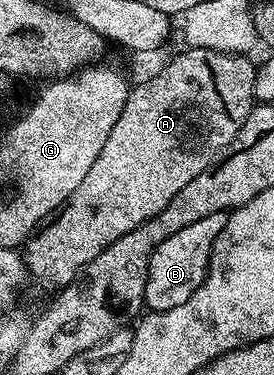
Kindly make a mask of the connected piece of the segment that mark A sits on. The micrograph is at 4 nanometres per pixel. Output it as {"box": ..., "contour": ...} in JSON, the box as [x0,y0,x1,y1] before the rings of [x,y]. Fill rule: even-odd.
{"box":[23,47,257,289],"contour":[[[195,47],[184,50],[179,52],[158,75],[143,80],[138,87],[136,84],[130,90],[127,101],[123,105],[123,113],[119,113],[119,121],[115,121],[107,141],[103,144],[103,150],[99,153],[99,157],[95,157],[90,171],[87,172],[87,177],[83,177],[83,182],[75,188],[75,193],[71,193],[71,197],[67,197],[65,204],[57,208],[52,218],[42,223],[24,244],[23,258],[26,272],[32,278],[34,275],[35,278],[41,279],[43,286],[53,287],[52,289],[66,287],[72,279],[80,275],[88,263],[95,261],[95,257],[99,257],[99,253],[103,253],[103,249],[107,249],[107,245],[111,245],[111,241],[119,241],[119,237],[123,237],[123,233],[131,233],[131,229],[143,225],[143,221],[147,221],[151,217],[155,217],[155,213],[159,213],[159,209],[164,209],[167,201],[171,201],[171,197],[175,197],[175,193],[179,193],[179,189],[184,189],[191,181],[195,181],[195,177],[199,177],[199,173],[203,173],[203,169],[216,163],[227,149],[227,145],[231,145],[231,141],[237,136],[239,129],[243,129],[243,121],[247,121],[247,117],[253,112],[255,106],[253,98],[253,82],[257,76],[255,63],[252,63],[249,60],[251,58],[244,54],[229,54],[215,49]]]}

